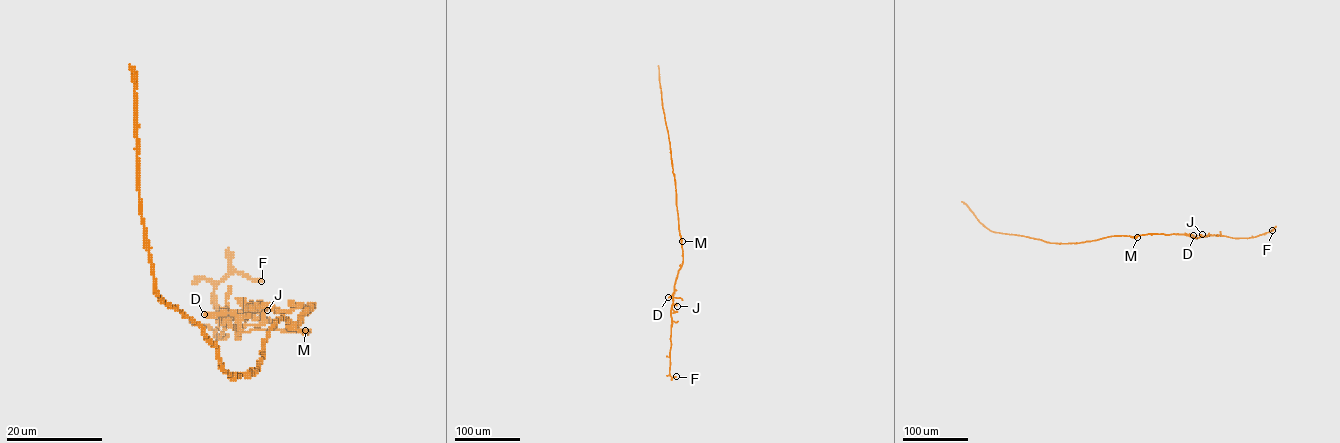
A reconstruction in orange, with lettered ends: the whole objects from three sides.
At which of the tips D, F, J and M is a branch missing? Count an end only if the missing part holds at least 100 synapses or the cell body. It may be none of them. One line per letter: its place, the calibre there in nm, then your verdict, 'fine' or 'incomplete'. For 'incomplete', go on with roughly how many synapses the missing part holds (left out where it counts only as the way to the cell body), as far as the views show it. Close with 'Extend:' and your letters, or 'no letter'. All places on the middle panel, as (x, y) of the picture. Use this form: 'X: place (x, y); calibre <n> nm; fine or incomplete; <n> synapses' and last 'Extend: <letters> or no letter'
D: place (668, 297); calibre 460 nm; fine
F: place (676, 376); calibre 420 nm; fine
J: place (677, 306); calibre 200 nm; fine
M: place (682, 241); calibre 550 nm; fine
Extend: no letter

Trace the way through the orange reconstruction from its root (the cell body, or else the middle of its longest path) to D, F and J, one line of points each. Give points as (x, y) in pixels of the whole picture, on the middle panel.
D: (678, 218), (683, 263), (674, 292), (668, 297)
F: (678, 218), (683, 263), (673, 294), (669, 375), (676, 376)
J: (678, 218), (683, 263), (673, 294), (673, 304), (677, 306)

